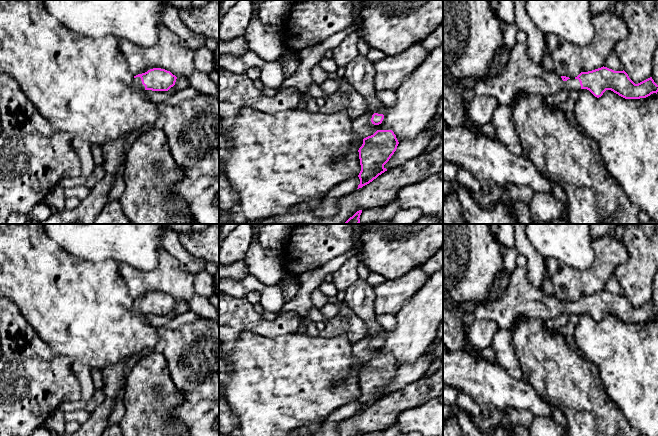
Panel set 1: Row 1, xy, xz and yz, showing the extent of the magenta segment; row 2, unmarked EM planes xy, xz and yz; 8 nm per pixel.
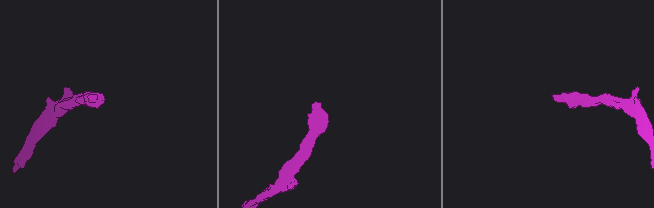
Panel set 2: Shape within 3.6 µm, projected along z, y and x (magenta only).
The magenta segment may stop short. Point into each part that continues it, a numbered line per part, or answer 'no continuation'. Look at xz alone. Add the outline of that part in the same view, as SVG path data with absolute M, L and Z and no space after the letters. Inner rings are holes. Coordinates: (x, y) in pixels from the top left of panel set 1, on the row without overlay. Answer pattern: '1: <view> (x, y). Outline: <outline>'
1: xz (360, 296). Outline: M358 279L345 291L344 303L348 305L367 326L367 336L383 338L386 331L377 323L373 307L375 293L373 287L366 281Z

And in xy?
1: xy (137, 307). Outline: M136 301L133 303L133 311L145 314L145 310L142 308L140 301Z

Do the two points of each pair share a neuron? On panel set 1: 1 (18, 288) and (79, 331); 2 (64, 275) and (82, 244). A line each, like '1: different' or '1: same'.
1: same
2: different

